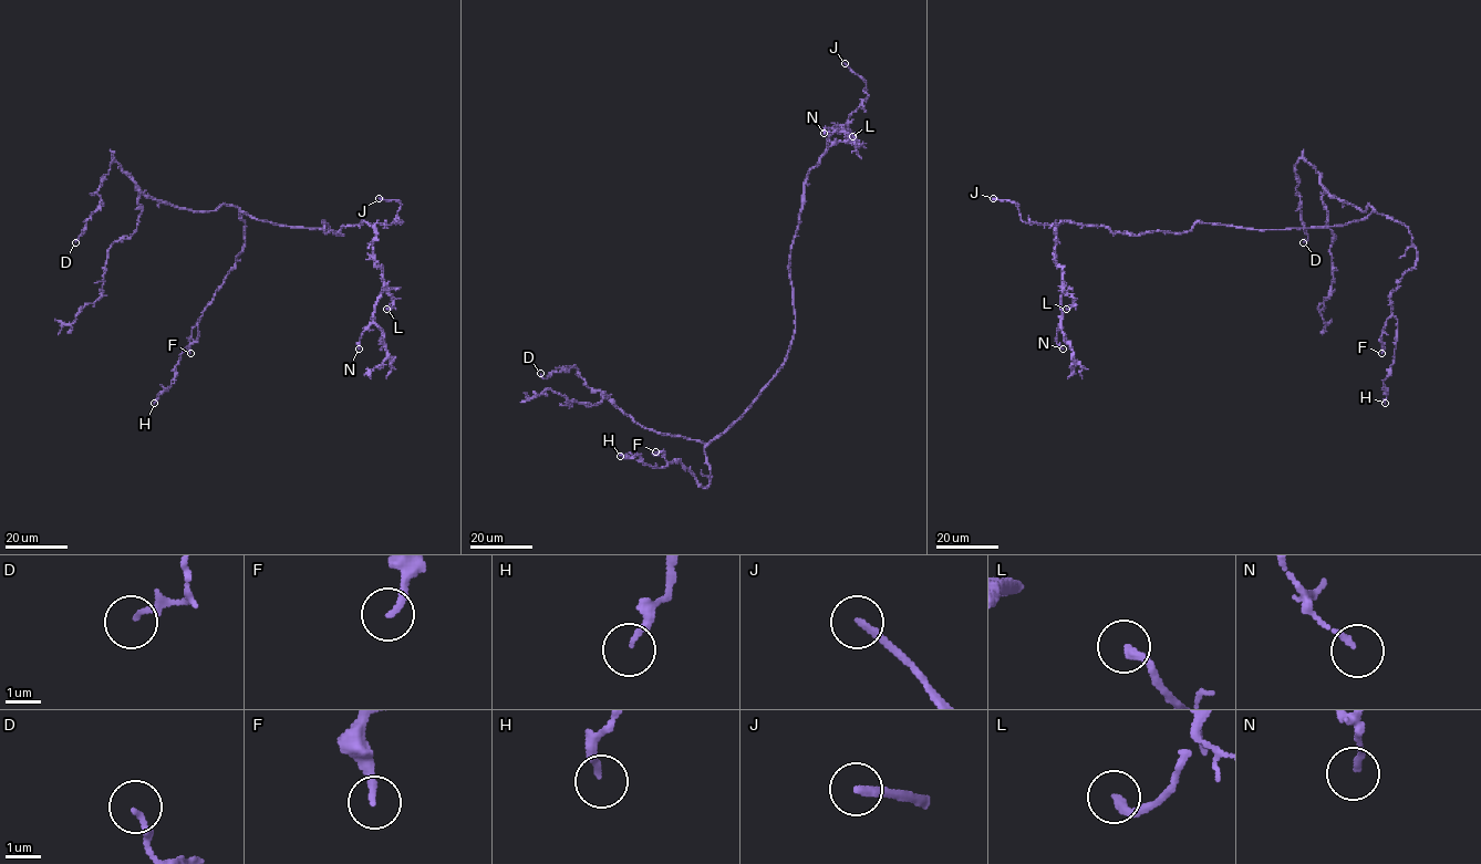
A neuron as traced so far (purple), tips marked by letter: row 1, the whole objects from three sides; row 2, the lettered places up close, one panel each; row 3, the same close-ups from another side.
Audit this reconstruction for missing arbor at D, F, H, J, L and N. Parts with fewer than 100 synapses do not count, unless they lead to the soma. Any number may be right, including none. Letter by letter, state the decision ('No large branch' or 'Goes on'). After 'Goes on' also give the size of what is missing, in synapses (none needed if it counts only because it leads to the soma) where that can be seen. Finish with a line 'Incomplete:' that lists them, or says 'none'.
D: No large branch
F: No large branch
H: No large branch
J: Goes on
L: No large branch
N: No large branch
Incomplete: J

